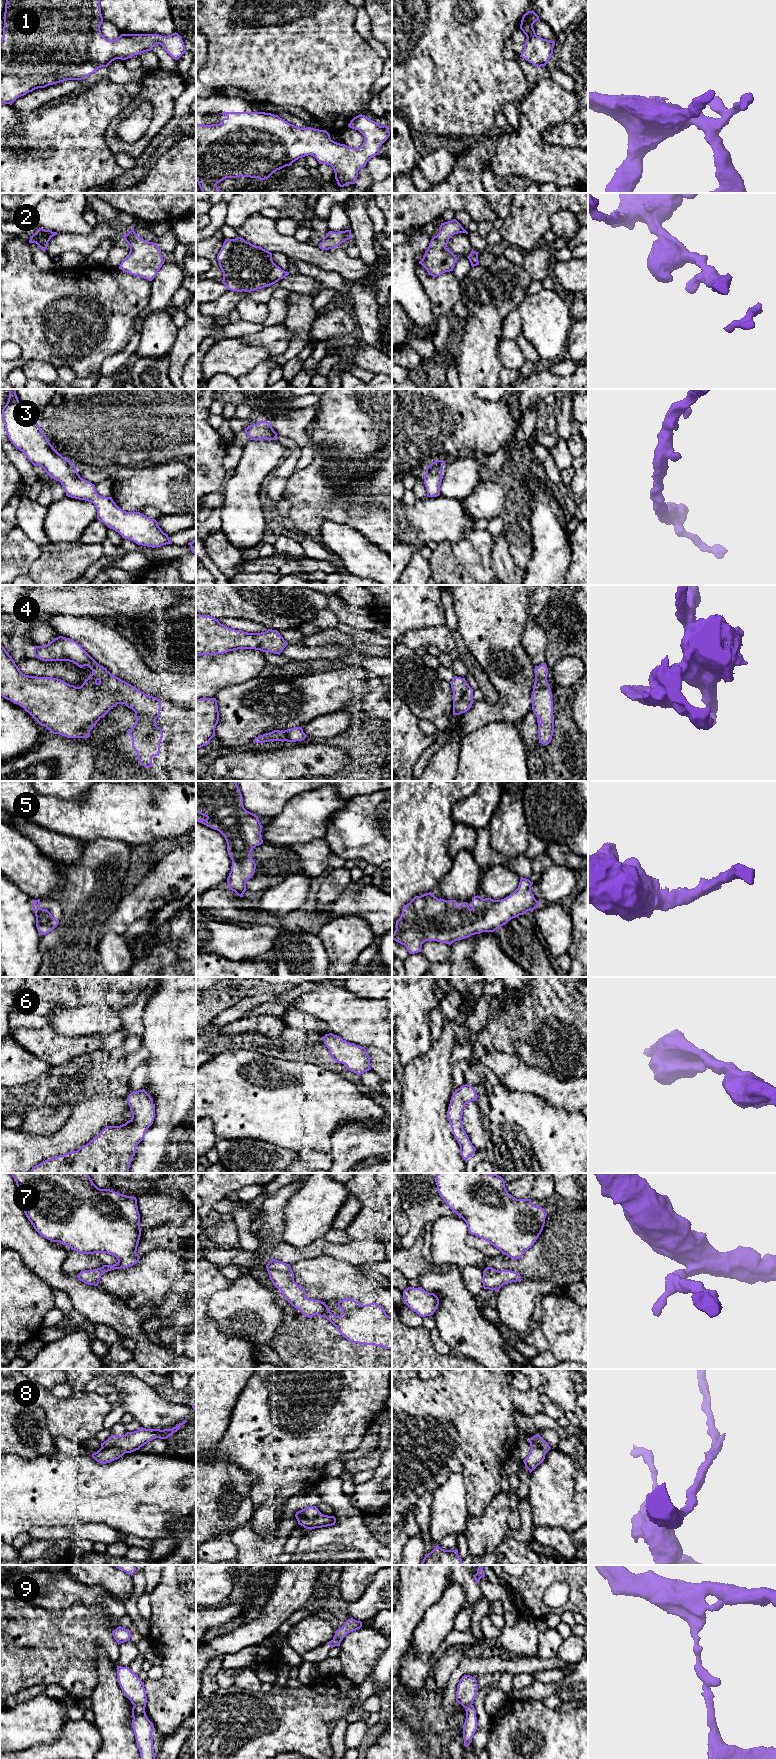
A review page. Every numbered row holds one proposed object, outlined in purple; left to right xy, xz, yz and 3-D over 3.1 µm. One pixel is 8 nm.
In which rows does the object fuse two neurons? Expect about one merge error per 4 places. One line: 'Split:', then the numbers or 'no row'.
Split: 9

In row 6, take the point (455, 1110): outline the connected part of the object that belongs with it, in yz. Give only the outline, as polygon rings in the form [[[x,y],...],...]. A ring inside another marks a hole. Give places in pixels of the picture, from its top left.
[[[465,1084],[455,1090],[447,1111],[447,1118],[451,1125],[452,1133],[460,1146],[460,1154],[465,1161],[475,1153],[476,1148],[472,1145],[464,1131],[461,1119],[466,1104],[476,1101],[477,1098],[478,1095],[474,1087]]]

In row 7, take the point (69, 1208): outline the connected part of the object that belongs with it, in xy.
[[[11,1173],[17,1185],[18,1201],[34,1229],[51,1242],[60,1242],[82,1254],[107,1253],[118,1260],[113,1265],[103,1265],[84,1270],[77,1278],[88,1285],[98,1286],[101,1276],[113,1269],[135,1265],[140,1256],[136,1253],[141,1236],[140,1214],[137,1199],[110,1189],[98,1188],[87,1173]]]

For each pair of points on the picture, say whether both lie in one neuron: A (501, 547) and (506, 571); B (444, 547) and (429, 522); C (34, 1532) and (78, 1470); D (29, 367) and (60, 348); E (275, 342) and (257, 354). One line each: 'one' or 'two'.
A: one
B: two
C: two
D: two
E: two

